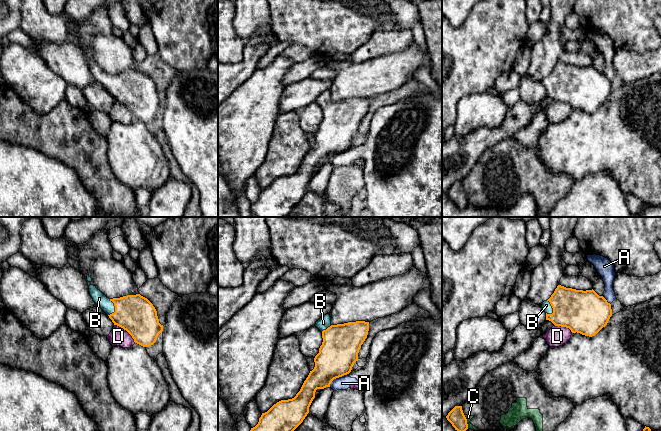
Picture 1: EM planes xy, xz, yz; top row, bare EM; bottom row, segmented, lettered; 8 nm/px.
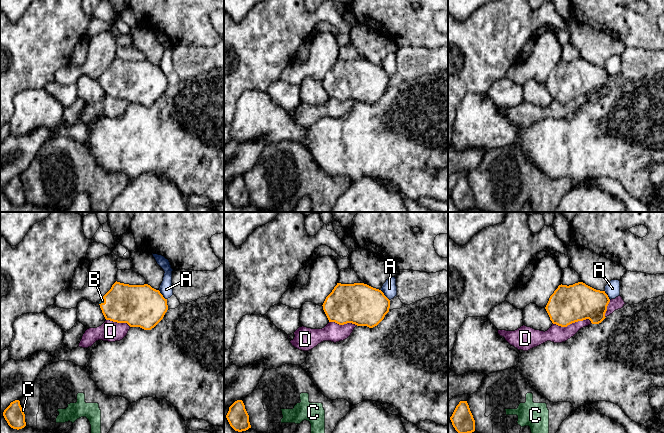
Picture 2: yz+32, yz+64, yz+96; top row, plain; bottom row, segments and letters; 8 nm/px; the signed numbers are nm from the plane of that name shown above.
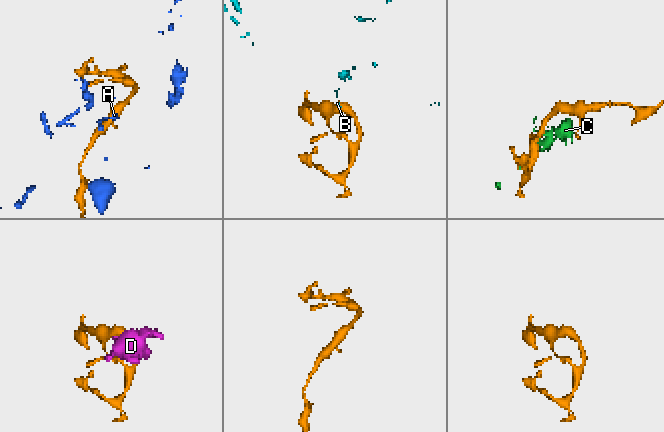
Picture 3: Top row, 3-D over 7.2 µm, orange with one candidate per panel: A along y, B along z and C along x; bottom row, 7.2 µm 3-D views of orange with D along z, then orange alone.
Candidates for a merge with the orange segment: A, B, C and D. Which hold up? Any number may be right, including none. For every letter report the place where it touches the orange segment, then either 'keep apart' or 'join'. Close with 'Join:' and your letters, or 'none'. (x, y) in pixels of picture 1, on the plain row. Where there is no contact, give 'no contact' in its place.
A: xz (337, 153) | keep apart
B: xy (115, 84) | join
C: yz (466, 198) | keep apart
D: xy (126, 106) | keep apart
Join: B

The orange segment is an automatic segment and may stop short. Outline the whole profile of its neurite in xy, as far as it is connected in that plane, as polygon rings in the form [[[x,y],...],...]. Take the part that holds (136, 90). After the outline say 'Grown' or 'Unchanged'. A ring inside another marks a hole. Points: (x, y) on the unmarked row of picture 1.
[[[94,61],[89,62],[89,68],[114,101],[126,106],[135,119],[149,123],[162,109],[163,101],[159,99],[155,83],[140,70],[109,75]]]. Grown

